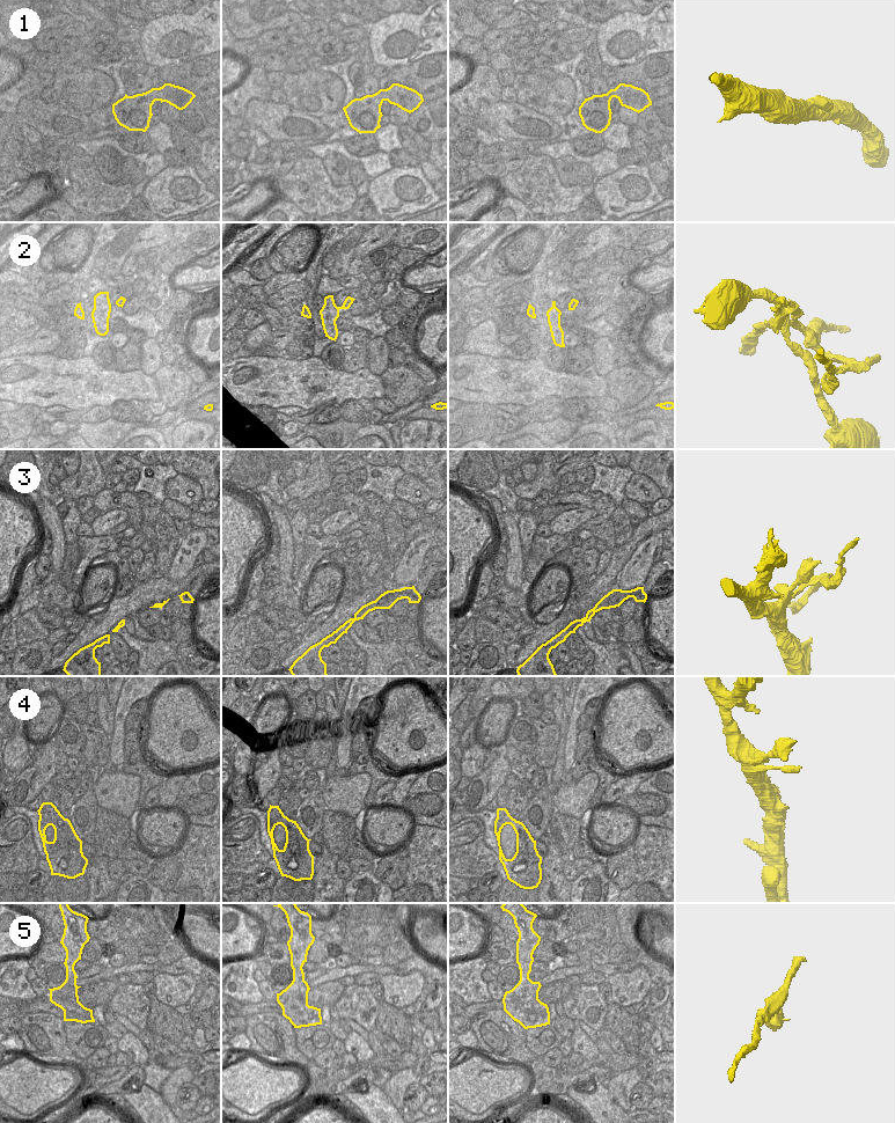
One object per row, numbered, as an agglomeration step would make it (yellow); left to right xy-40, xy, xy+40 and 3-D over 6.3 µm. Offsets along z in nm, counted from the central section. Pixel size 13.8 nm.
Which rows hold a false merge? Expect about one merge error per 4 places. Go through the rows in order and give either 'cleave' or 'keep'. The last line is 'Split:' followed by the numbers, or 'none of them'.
1: keep
2: keep
3: cleave
4: keep
5: keep
Split: 3

